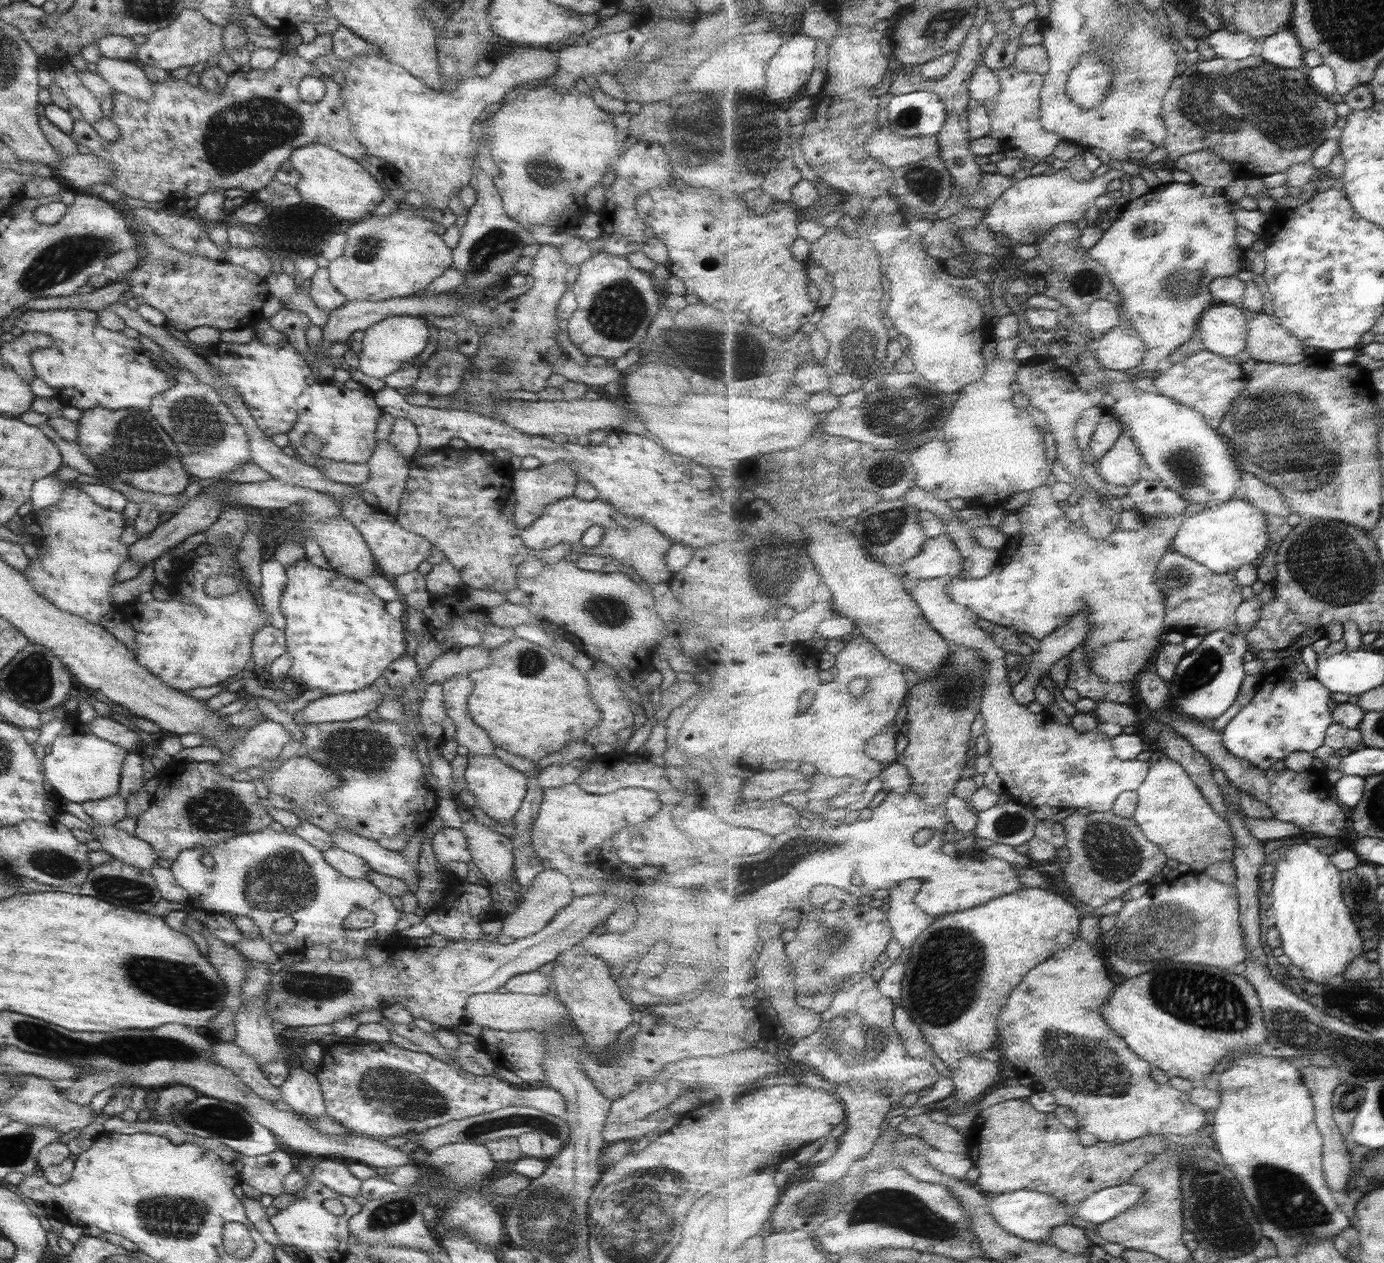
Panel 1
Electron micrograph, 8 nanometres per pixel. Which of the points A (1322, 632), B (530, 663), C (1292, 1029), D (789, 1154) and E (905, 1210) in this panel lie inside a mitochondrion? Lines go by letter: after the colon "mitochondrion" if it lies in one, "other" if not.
A: other
B: mitochondrion
C: mitochondrion
D: other
E: mitochondrion

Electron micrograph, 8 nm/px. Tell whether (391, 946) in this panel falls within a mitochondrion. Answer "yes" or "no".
no

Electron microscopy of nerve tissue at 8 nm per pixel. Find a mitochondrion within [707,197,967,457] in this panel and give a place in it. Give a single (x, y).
(896, 417)

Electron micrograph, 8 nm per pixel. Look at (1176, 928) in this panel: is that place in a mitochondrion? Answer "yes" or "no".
yes

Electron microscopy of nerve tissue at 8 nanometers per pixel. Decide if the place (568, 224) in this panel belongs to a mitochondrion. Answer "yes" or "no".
no

